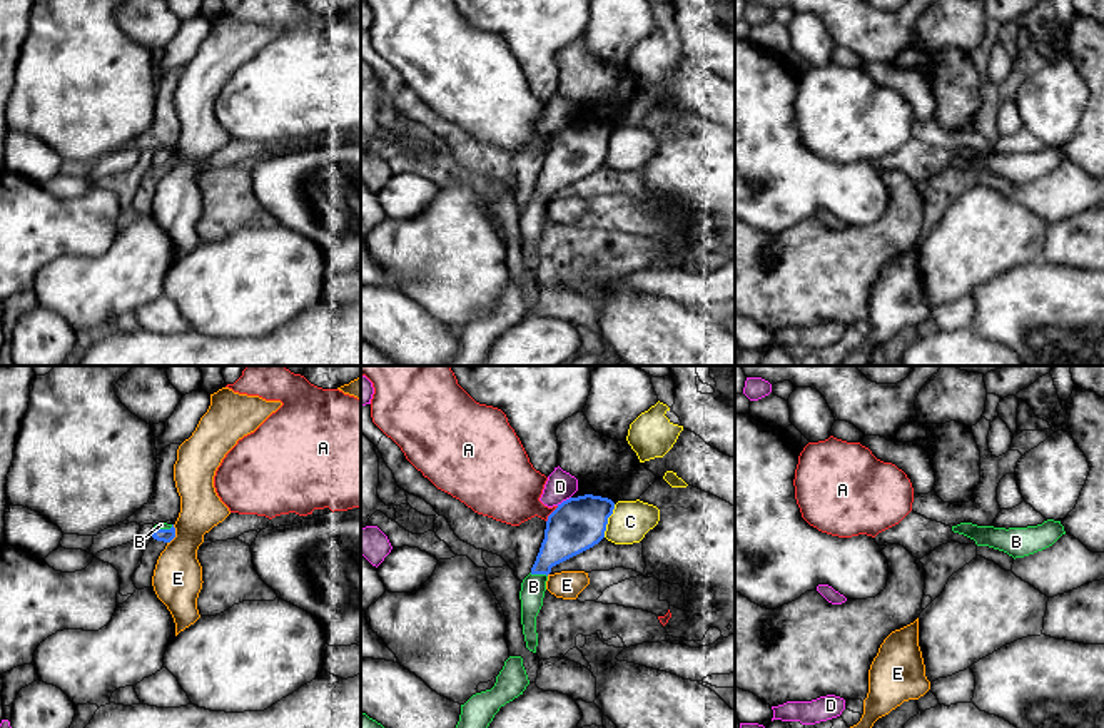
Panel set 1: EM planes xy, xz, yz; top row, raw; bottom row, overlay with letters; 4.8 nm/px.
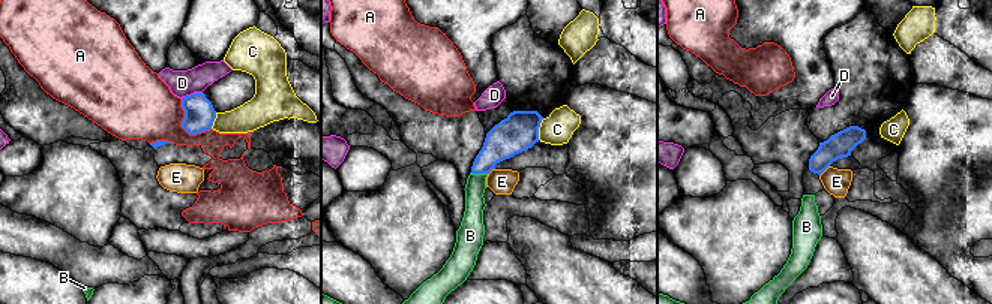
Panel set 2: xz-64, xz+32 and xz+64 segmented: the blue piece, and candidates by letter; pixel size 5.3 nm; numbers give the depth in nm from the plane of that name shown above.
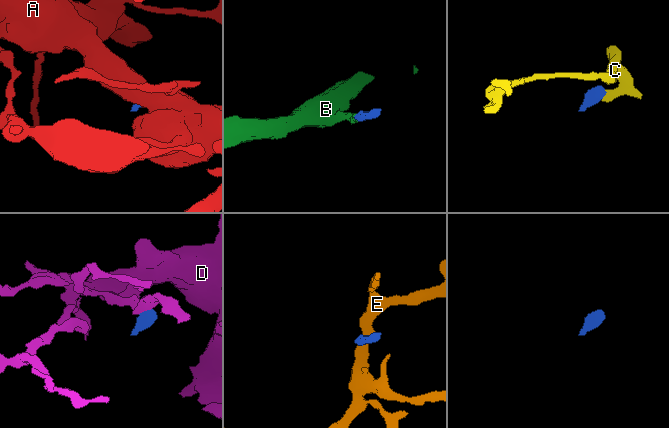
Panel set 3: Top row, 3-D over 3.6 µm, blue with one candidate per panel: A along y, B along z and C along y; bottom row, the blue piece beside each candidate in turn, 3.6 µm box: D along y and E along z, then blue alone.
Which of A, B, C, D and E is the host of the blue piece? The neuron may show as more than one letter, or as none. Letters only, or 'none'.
B

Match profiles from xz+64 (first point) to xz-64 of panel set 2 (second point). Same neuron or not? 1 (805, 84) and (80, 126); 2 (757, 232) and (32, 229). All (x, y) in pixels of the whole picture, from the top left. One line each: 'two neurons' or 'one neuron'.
1: two neurons
2: two neurons

